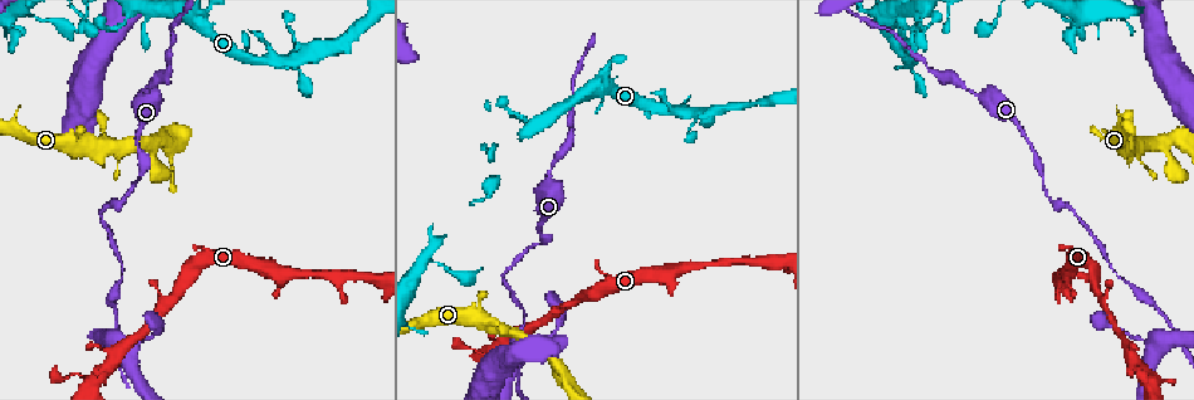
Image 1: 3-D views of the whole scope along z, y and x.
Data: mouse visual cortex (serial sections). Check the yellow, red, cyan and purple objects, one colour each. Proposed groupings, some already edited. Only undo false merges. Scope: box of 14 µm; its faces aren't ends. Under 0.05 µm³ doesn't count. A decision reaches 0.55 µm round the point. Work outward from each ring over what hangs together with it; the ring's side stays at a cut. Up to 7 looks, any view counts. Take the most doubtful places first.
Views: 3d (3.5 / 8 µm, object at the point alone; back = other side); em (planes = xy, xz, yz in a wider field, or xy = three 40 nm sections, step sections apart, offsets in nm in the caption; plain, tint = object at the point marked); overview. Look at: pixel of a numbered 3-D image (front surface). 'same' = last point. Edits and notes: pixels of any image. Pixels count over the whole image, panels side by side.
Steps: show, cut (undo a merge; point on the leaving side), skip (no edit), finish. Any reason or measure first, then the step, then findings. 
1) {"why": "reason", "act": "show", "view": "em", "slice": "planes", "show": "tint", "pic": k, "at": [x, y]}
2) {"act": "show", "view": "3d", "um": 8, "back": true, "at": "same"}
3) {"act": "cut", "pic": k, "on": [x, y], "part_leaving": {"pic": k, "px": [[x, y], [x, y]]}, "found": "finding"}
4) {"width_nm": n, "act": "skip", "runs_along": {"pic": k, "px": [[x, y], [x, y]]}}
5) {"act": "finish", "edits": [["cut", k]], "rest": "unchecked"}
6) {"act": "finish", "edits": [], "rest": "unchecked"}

{"why": "thin arm on a thick one", "act": "show", "view": "3d", "um": 3.5, "pic": 1, "at": [526, 121]}

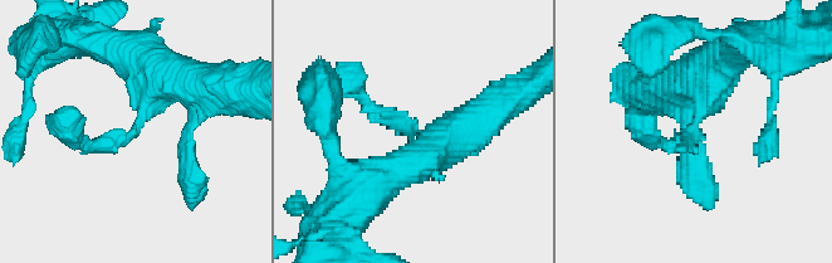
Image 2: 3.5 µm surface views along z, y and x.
{"arm_widths_nm": [200, 450, 600], "act": "skip", "runs_along": {"pic": 2, "px": [[475, 121], [432, 147], [363, 100]]}, "found": "continuous, no second cell"}

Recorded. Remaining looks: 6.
{"act": "show", "view": "3d", "um": 8, "pic": 1, "at": [91, 383]}

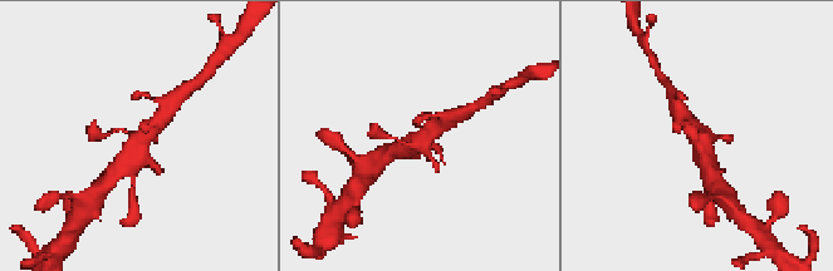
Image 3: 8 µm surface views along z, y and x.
{"why": "zoom in", "act": "show", "view": "3d", "um": 3.5, "pic": 3, "at": [134, 136]}

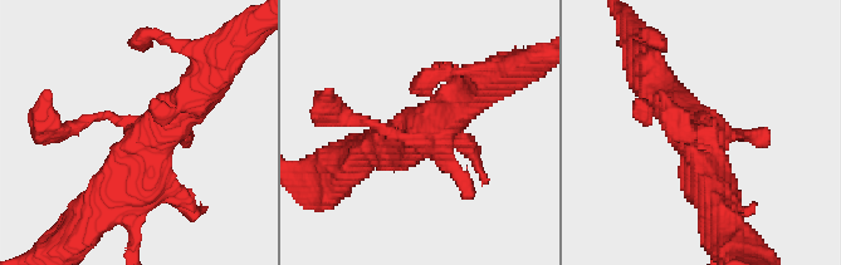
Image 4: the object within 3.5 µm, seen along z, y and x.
{"act": "show", "view": "em", "slice": "xy", "step": 5, "show": "tint", "pic": 4, "at": [140, 138]}

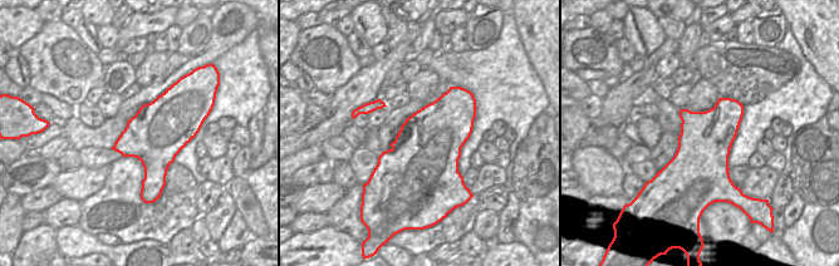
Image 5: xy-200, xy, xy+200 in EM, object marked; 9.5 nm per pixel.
{"act": "skip", "runs_along": {"pic": 4, "px": [[199, 91], [117, 187], [91, 187]]}, "found": "continuous, no second cell"}

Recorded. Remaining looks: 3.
{"why": "narrows sharply", "act": "show", "view": "3d", "um": 8, "pic": 1, "at": [136, 144]}

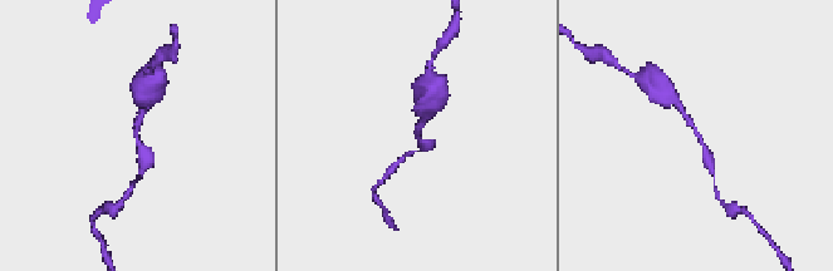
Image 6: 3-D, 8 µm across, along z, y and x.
{"arm_widths_nm": [200, 350], "act": "show", "view": "em", "slice": "xy", "step": 1, "show": "tint", "pic": 6, "at": [137, 133]}

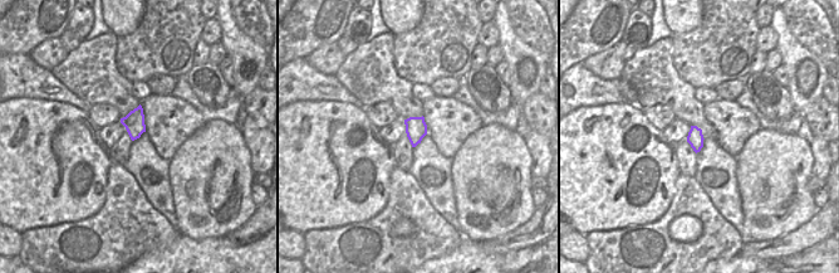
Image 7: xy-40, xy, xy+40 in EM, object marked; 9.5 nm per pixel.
{"width_nm": 220, "act": "skip", "runs_along": {"pic": 6, "px": [[677, 103], [705, 146], [710, 166]]}, "found": "all the same cell"}

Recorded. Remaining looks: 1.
{"act": "finish", "edits": [], "rest": "unchecked"}

